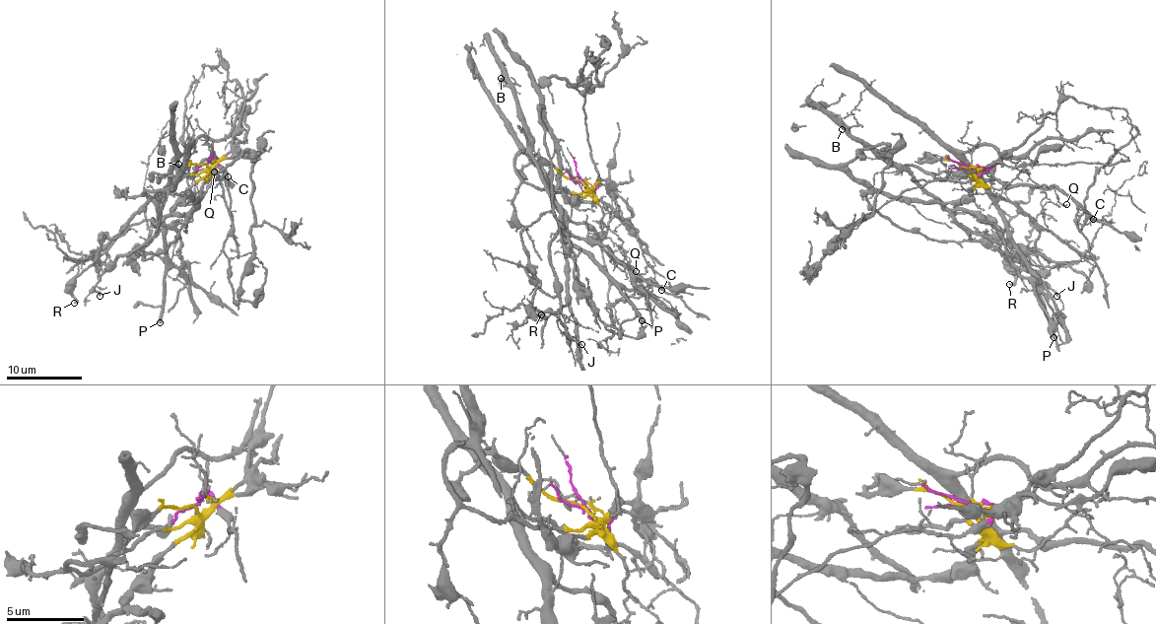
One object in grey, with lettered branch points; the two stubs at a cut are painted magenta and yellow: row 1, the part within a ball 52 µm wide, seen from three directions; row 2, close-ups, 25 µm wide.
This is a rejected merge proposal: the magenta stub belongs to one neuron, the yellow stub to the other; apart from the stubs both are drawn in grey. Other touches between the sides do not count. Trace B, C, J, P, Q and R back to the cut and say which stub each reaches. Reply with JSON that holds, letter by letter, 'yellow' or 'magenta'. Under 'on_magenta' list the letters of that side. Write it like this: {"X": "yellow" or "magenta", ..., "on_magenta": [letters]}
{"B": "yellow", "C": "magenta", "J": "yellow", "P": "magenta", "Q": "yellow", "R": "yellow", "on_magenta": ["C", "P"]}

